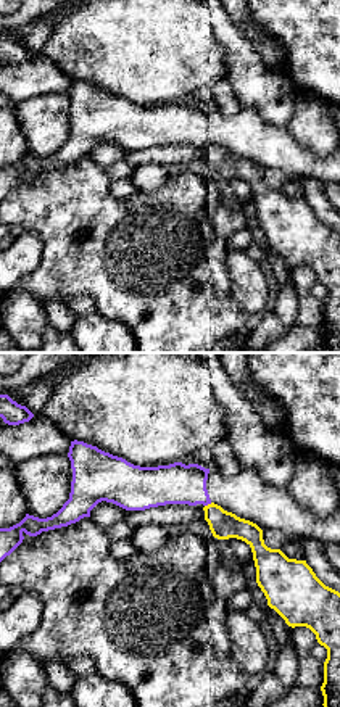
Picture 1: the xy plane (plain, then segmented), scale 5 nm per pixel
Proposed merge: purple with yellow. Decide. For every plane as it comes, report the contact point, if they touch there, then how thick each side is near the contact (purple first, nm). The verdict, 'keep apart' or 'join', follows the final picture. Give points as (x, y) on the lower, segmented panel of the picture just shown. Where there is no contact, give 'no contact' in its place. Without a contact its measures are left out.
(208, 503) | 200/140 nm

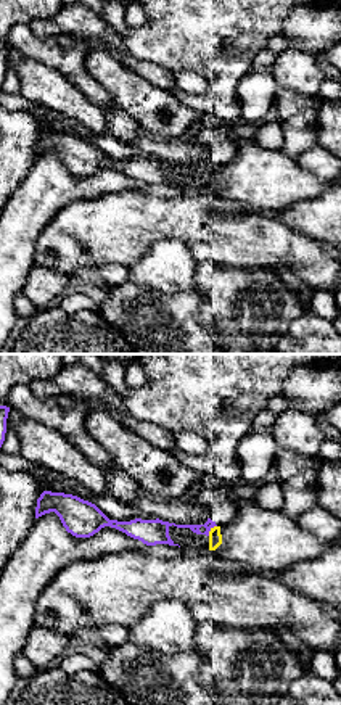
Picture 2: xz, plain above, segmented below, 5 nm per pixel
(209, 530) | 100/60 nm

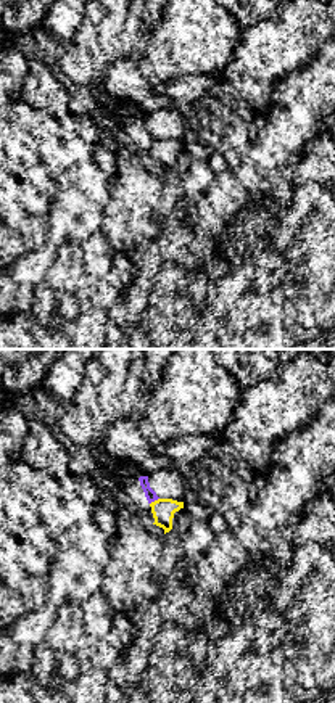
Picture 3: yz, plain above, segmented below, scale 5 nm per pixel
(153, 501) | 60/120 nm

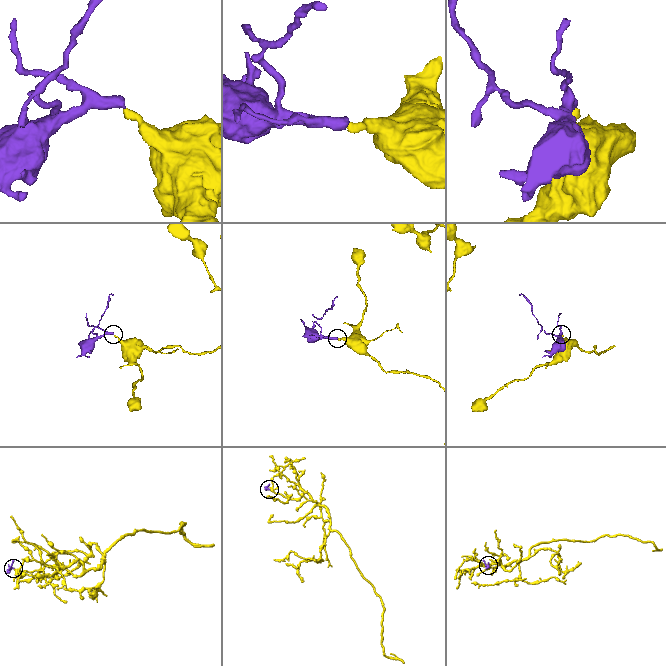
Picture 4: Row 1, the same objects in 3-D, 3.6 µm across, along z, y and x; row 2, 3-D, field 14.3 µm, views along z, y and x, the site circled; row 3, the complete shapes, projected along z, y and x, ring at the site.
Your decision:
keep apart

